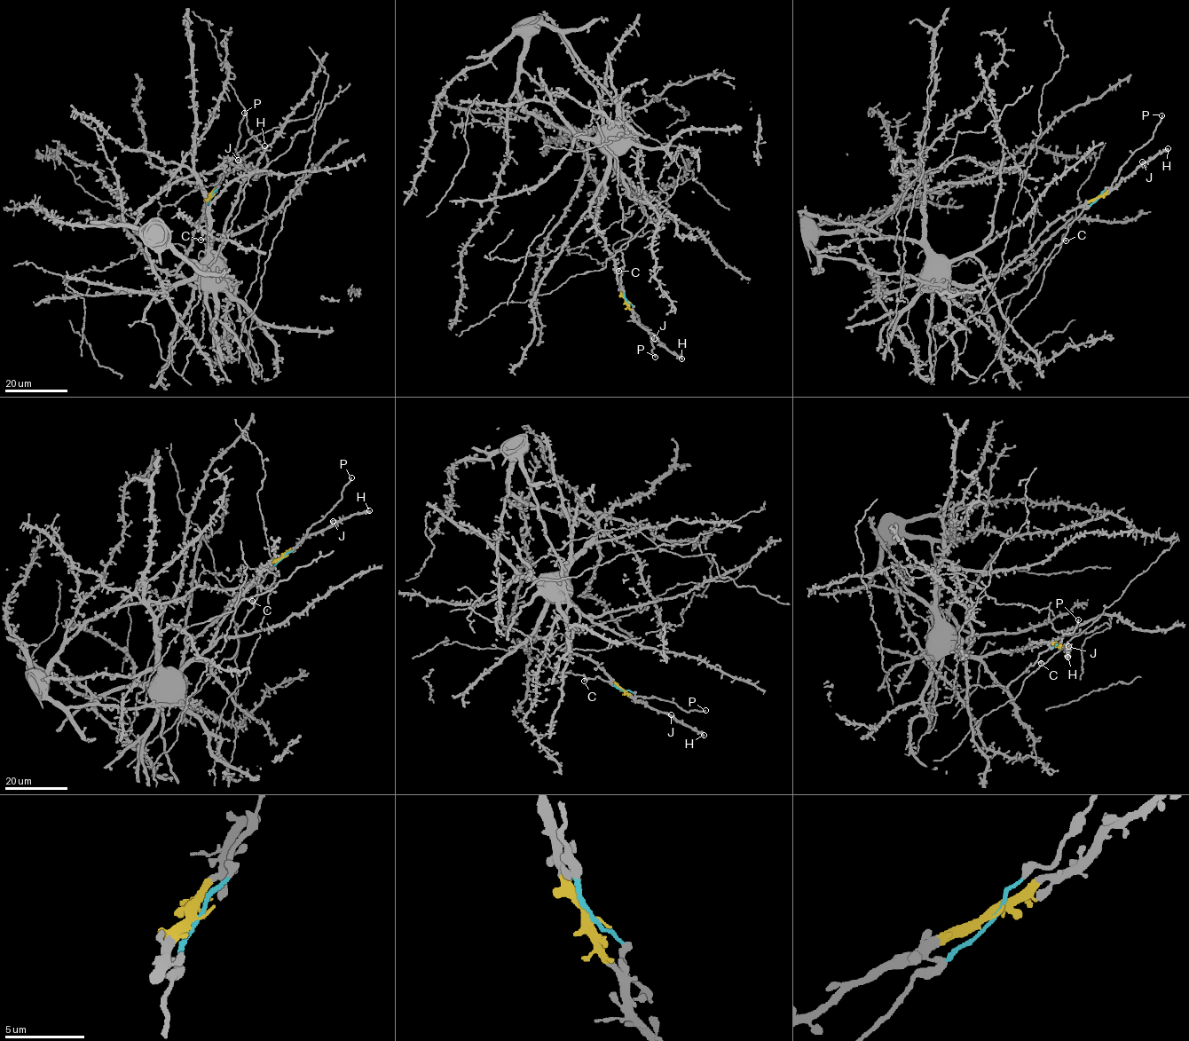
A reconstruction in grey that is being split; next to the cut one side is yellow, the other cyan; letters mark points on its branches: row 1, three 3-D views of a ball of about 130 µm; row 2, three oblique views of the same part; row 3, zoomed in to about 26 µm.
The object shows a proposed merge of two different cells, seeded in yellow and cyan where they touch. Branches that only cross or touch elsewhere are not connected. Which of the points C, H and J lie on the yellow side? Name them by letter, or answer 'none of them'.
H, J

